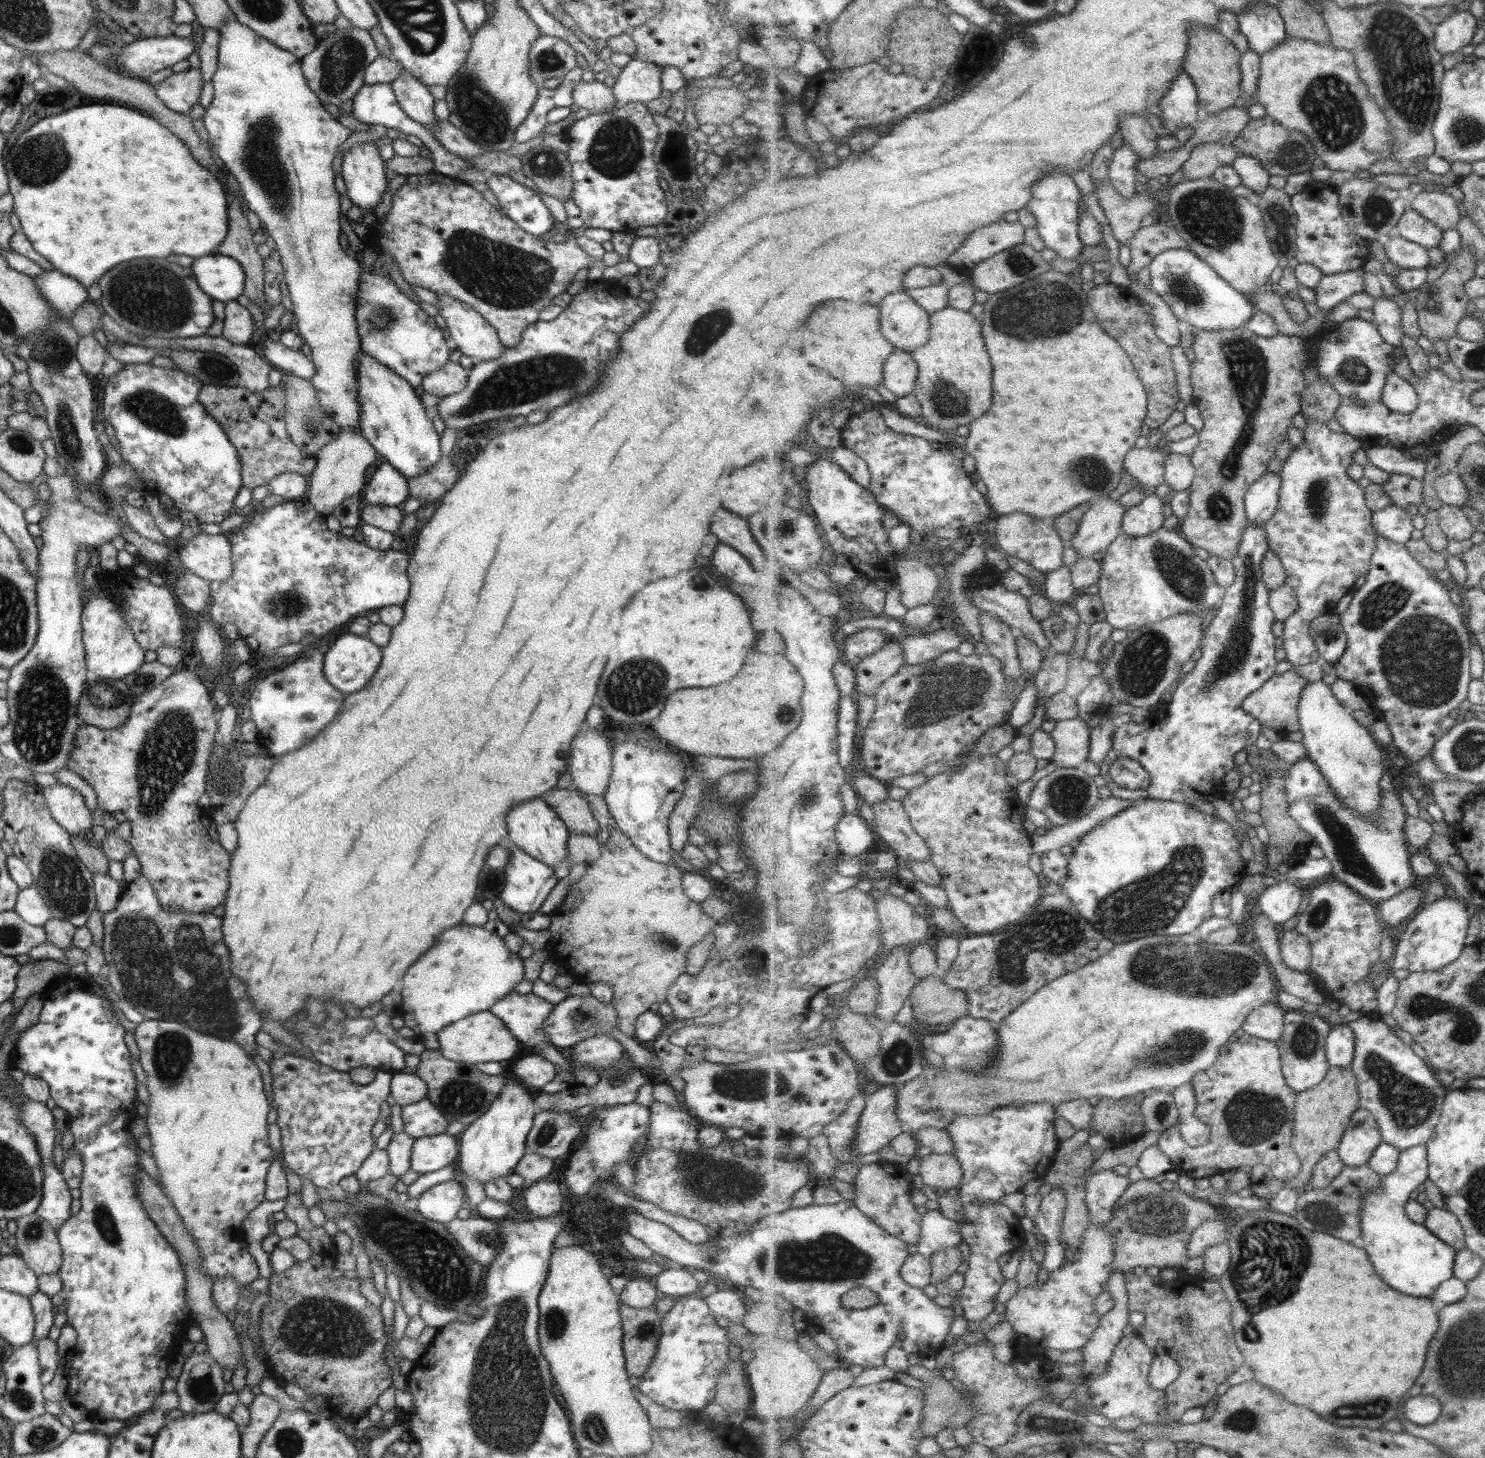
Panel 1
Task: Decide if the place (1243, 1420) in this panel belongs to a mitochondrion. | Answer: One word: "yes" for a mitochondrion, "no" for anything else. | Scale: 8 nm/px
yes

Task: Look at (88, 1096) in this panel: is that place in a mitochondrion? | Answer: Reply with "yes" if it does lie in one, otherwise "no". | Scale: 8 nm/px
no

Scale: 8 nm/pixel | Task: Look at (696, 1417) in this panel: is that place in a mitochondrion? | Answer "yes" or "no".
no

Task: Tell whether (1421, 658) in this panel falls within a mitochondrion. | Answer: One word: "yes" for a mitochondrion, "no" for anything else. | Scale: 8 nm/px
yes

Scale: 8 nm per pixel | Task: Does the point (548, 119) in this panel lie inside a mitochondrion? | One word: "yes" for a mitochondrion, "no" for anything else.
no

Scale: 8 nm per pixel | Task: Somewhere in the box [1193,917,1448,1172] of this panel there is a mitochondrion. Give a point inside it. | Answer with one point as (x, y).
(1410, 1103)

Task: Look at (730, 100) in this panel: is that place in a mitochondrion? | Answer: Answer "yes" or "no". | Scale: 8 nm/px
no

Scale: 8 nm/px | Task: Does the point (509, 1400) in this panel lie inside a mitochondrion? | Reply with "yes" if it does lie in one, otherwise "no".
yes

